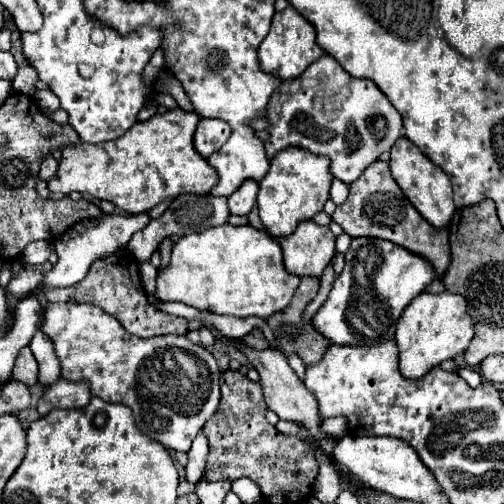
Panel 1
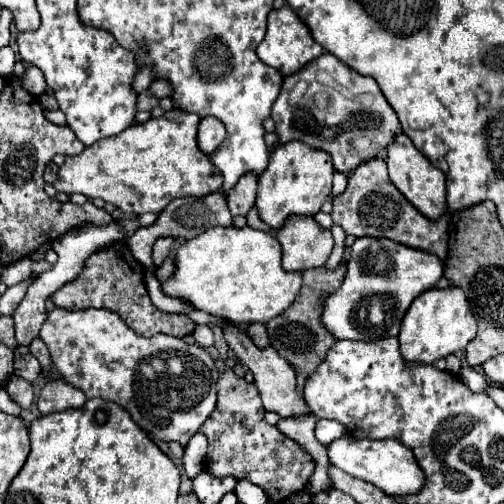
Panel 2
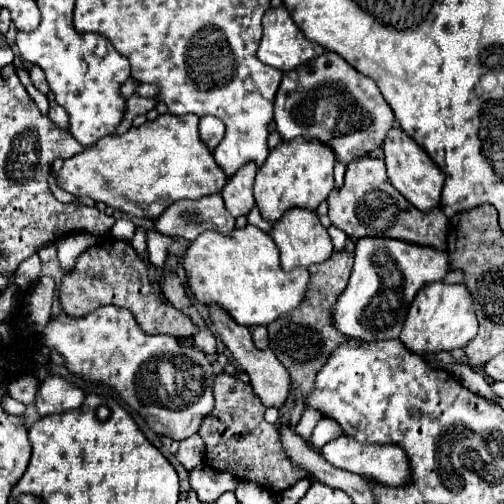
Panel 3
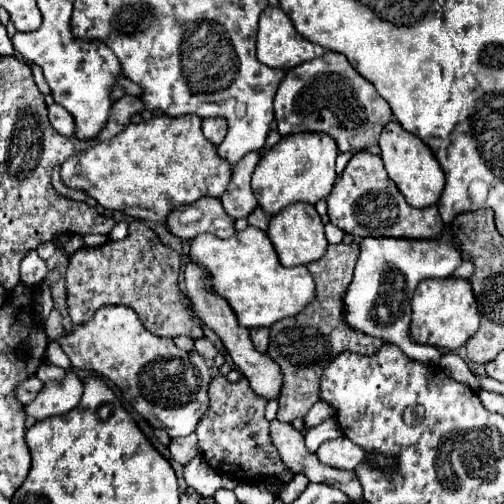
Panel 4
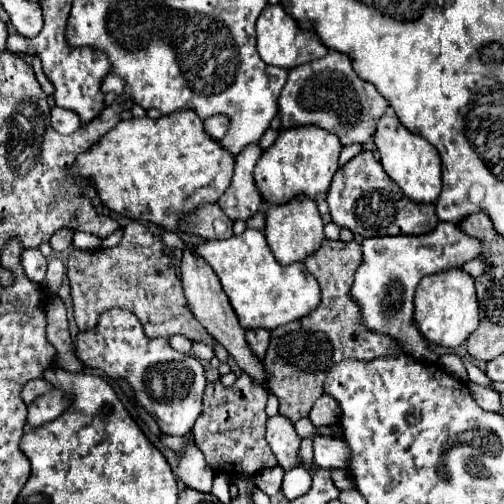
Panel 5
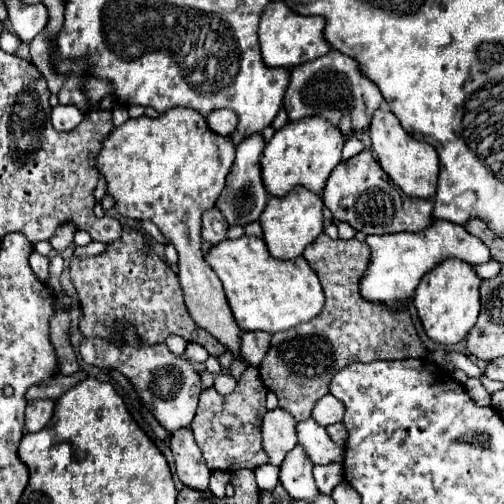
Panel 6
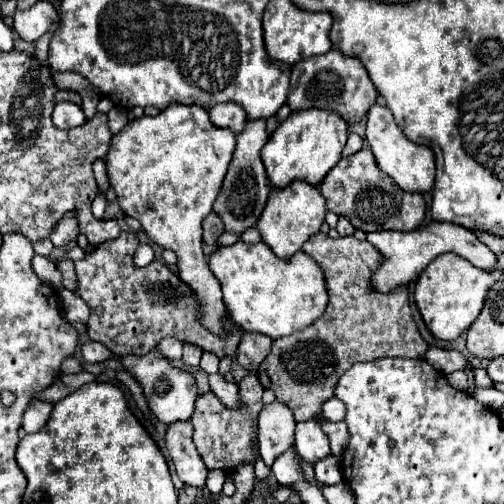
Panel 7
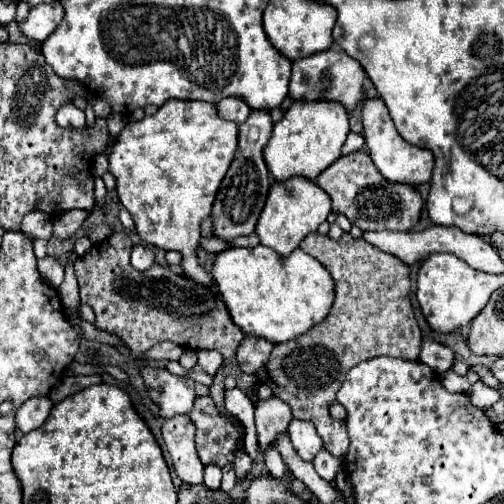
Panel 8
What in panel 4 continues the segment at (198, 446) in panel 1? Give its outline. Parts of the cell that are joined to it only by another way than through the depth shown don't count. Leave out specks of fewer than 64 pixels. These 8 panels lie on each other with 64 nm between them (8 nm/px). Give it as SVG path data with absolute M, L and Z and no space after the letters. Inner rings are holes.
M190 434L190 436L180 438L180 440L172 440L172 444L170 444L170 454L172 454L172 458L174 458L176 462L180 462L182 466L186 466L188 460L192 460L194 456L200 454L196 434Z

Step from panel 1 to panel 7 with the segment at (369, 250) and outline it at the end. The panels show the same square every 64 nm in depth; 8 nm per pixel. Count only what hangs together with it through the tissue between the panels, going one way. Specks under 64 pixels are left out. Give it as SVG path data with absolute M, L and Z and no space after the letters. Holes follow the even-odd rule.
M432 222L428 226L422 226L412 232L372 232L368 234L368 242L380 252L382 256L382 268L392 270L392 274L378 274L378 282L372 282L372 288L376 292L394 292L396 288L408 286L412 280L416 280L424 268L440 254L454 252L460 258L466 258L476 268L488 270L496 266L496 254L482 244L474 232L466 230L464 226L450 224L450 222Z

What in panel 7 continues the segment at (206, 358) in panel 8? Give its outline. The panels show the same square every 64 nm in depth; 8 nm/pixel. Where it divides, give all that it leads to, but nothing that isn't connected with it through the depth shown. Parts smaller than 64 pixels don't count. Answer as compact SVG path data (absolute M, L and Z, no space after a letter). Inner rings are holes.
M204 351L200 361L200 368L207 374L215 374L218 372L220 359L211 352Z

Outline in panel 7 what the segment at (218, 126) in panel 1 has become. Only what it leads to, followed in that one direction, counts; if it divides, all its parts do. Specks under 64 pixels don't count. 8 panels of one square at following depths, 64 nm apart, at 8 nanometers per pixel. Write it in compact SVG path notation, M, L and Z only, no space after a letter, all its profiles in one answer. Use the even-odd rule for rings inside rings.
M224 102L224 104L216 104L210 112L208 112L210 120L214 126L218 128L230 128L236 136L238 132L246 126L246 116L244 110L238 104L232 102Z

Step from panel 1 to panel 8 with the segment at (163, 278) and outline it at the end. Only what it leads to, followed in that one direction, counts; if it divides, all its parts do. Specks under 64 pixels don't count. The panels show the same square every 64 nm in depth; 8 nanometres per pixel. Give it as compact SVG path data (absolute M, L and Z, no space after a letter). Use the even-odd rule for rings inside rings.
M262 244L254 248L226 248L216 254L212 276L240 330L262 336L274 344L308 332L308 328L328 316L334 300L334 284L328 270L300 248L286 258Z

